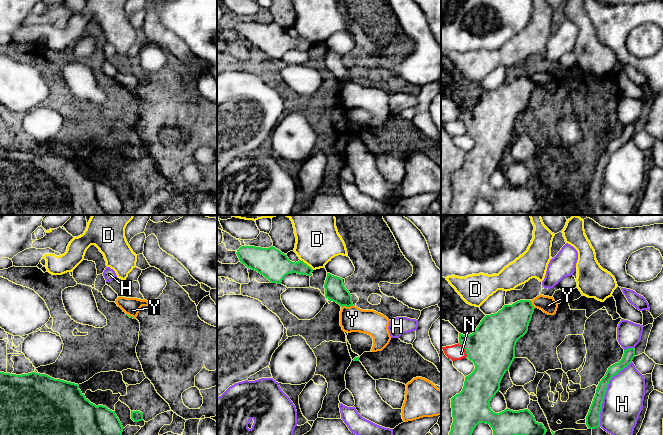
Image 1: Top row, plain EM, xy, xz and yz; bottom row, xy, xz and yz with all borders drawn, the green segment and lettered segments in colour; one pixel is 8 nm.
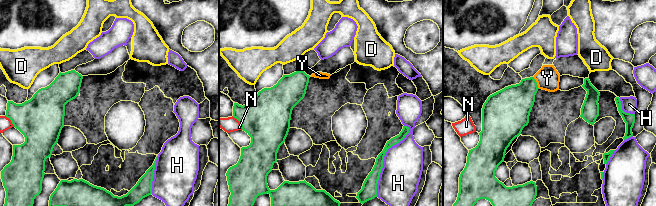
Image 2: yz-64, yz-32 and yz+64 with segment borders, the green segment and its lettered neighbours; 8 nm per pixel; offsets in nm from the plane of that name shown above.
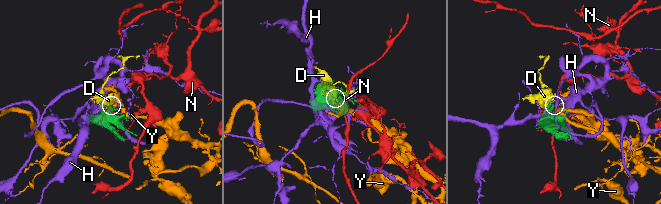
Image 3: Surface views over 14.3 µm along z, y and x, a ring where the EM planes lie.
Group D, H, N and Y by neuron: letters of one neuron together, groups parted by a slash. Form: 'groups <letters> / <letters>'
groups D / H / N / Y

